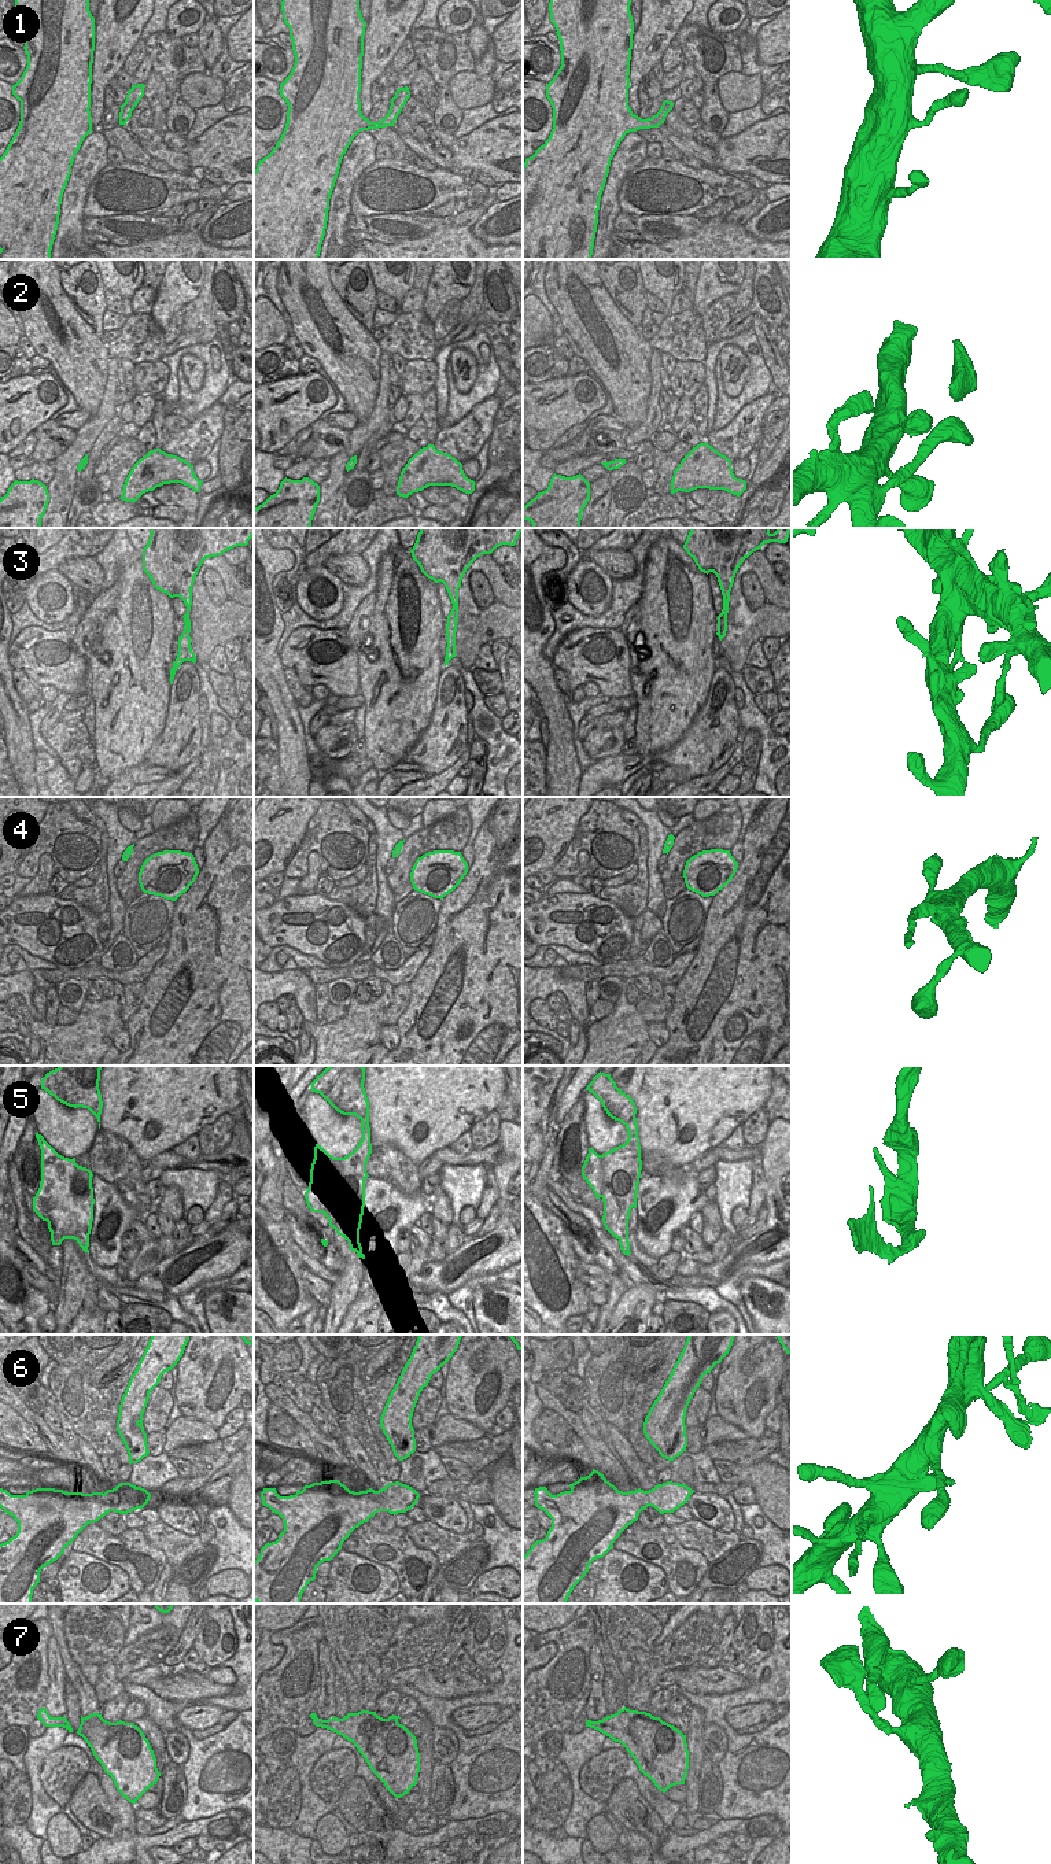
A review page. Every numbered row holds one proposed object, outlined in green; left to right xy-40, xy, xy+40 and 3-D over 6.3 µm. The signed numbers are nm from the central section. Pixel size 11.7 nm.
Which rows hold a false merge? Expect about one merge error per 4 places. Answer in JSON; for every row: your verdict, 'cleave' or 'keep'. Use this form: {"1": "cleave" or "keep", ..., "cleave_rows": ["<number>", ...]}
{"1": "keep", "2": "keep", "3": "keep", "4": "keep", "5": "cleave", "6": "keep", "7": "keep", "cleave_rows": ["5"]}

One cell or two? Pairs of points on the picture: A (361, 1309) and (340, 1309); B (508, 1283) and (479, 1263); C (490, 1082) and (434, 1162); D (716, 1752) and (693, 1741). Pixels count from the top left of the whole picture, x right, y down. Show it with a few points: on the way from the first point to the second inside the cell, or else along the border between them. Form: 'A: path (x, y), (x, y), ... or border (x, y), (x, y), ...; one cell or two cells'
A: border (360, 1294), (349, 1306), (342, 1320); two cells
B: border (508, 1266), (496, 1273), (471, 1277), (464, 1285); two cells
C: border (430, 1155), (417, 1166); two cells
D: border (705, 1724), (703, 1733), (704, 1757); two cells

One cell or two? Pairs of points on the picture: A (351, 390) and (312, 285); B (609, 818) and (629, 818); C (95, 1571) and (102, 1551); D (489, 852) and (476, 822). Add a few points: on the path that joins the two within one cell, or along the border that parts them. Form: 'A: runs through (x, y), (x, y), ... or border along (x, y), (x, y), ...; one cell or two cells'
A: runs through (346, 364), (332, 350), (331, 335), (317, 312); one cell
B: border along (620, 811), (620, 816), (635, 827); two cells
C: border along (73, 1549), (115, 1564), (128, 1573); two cells
D: border along (490, 811), (472, 845); two cells

